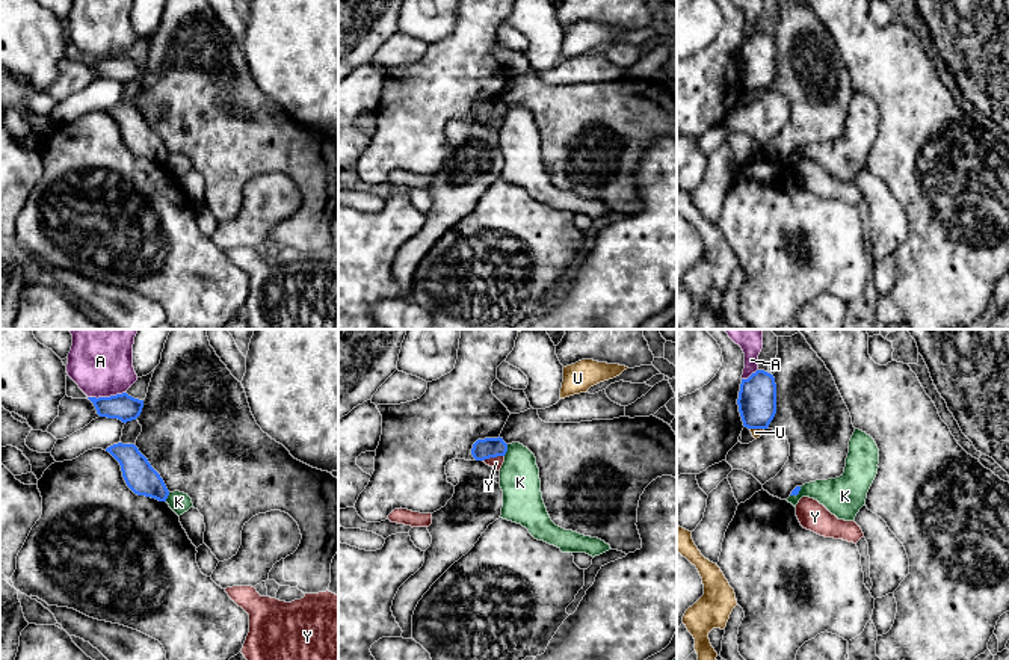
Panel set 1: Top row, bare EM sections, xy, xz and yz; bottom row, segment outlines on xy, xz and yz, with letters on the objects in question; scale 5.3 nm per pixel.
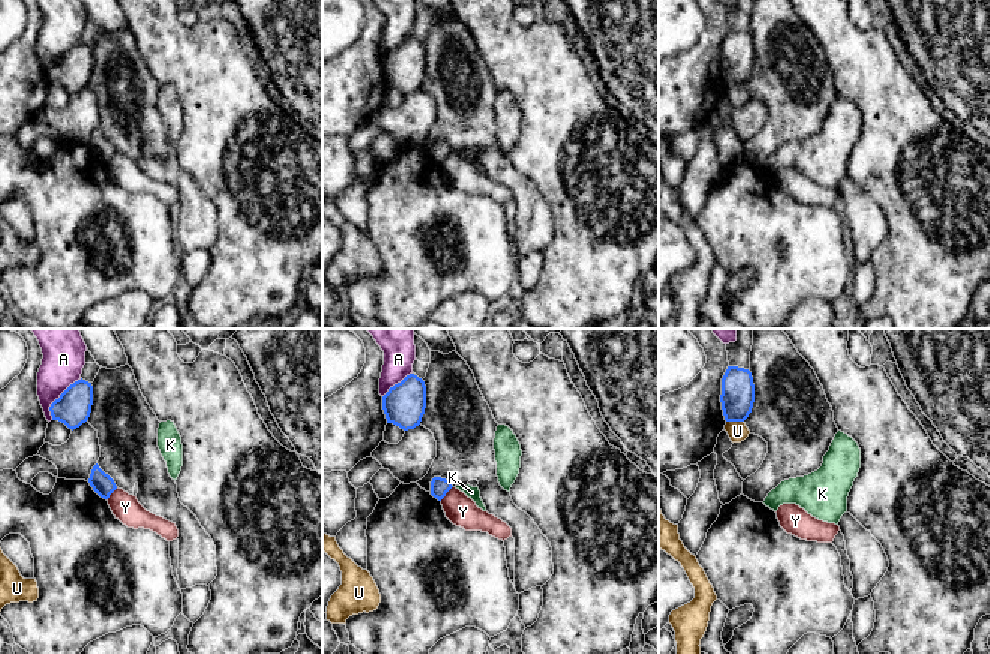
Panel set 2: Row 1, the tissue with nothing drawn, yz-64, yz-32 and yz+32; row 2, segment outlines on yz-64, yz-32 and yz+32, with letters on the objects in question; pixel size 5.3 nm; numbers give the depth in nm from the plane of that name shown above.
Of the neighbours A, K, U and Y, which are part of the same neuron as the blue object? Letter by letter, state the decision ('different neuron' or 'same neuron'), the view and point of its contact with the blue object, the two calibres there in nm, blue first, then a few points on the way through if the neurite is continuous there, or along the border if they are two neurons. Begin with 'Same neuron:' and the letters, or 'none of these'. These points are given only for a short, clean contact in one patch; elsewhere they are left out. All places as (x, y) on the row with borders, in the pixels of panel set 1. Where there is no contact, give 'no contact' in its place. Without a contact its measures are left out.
Same neuron: K
A: different neuron | xy (106, 397) | 140/340 nm
K: same neuron | xz (506, 450) | 110/220 nm
U: different neuron | yz (757, 428) | 200/50 nm | along yz (749, 428), (763, 429)
Y: different neuron | xz (493, 456) | 110/60 nm | along xz (503, 455), (484, 461)

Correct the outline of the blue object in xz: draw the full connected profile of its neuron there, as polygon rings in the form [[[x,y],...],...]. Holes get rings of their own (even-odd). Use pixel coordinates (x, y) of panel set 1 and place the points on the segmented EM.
[[[500,436],[485,438],[473,444],[471,455],[476,461],[504,458],[500,468],[500,518],[521,524],[535,539],[554,545],[562,553],[586,553],[595,557],[610,550],[598,538],[565,530],[551,521],[542,500],[536,458],[527,447],[520,443],[506,444]]]

